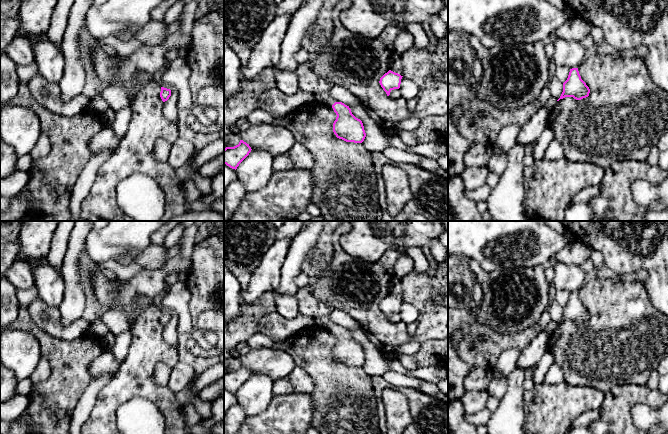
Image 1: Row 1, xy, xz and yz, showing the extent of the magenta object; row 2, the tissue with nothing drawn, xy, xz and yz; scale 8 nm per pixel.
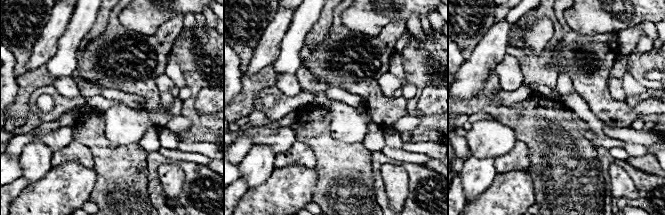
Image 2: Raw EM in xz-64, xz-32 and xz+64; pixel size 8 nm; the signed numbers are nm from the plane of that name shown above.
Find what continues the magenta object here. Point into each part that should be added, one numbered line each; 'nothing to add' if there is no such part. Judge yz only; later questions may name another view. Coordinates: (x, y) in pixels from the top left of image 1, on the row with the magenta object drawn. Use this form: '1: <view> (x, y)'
nothing to add

